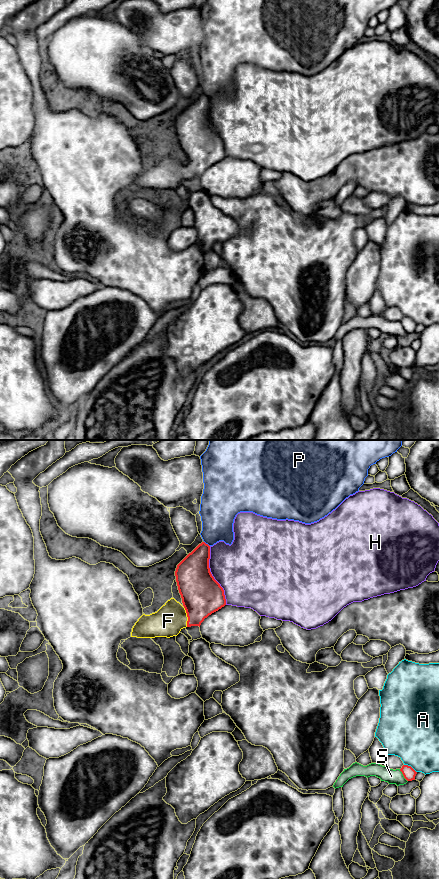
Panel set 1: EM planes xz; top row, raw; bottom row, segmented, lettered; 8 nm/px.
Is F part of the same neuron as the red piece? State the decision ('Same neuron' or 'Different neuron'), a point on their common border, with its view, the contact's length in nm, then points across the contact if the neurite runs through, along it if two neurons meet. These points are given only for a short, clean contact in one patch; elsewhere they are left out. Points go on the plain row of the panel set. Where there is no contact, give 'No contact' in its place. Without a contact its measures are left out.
Same neuron. Touches red at xz (187, 168). Shared border 160 nm. Path across: xz (202, 147), (198, 157), (187, 168), (172, 169), (168, 173)

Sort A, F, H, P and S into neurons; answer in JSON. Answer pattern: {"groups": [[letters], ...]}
{"groups": [["A"], ["F"], ["H"], ["P"], ["S"]]}

